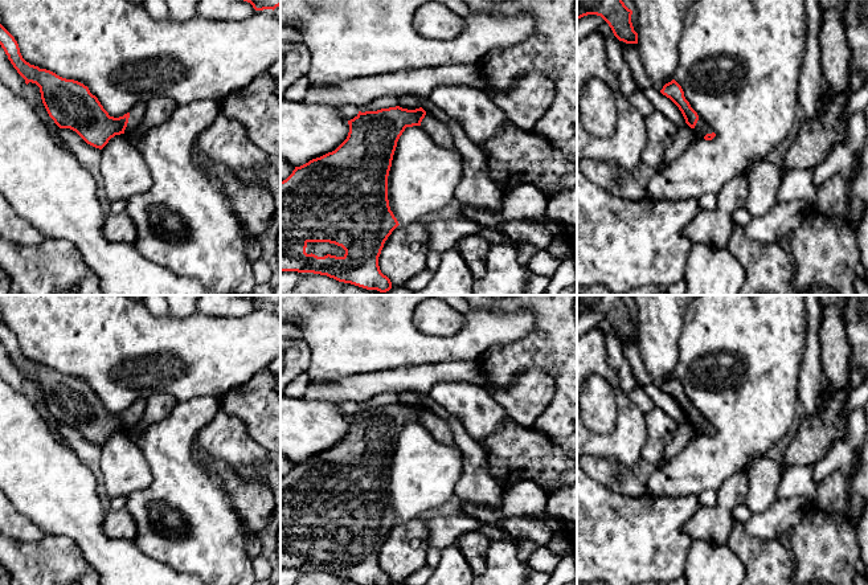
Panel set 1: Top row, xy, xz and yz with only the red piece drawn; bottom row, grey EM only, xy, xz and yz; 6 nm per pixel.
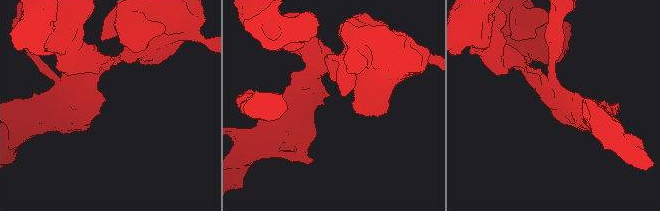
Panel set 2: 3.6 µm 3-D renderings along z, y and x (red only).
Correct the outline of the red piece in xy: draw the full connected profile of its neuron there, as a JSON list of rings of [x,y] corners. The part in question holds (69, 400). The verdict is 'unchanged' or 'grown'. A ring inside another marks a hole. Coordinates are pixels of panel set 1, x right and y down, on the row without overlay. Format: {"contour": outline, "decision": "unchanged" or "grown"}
{"contour": [[[1,320],[0,341],[25,380],[32,379],[40,384],[42,400],[60,425],[70,425],[87,441],[102,446],[115,431],[128,433],[140,422],[146,400],[138,400],[123,413],[110,413],[83,380],[26,359],[17,338]]], "decision": "grown"}

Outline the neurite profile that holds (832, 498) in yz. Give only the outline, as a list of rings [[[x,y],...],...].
[[[834,471],[816,484],[816,495],[812,503],[827,515],[846,516],[849,510],[846,472]]]

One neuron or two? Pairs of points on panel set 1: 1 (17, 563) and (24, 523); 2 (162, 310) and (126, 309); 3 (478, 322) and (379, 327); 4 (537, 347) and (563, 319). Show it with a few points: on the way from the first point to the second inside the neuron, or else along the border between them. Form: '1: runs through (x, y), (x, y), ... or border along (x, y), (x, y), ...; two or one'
1: border along (46, 535), (31, 541), (13, 539); two
2: border along (146, 309), (155, 315), (168, 314); two
3: runs through (454, 346), (404, 346); one
4: runs through (544, 340), (559, 326); one

